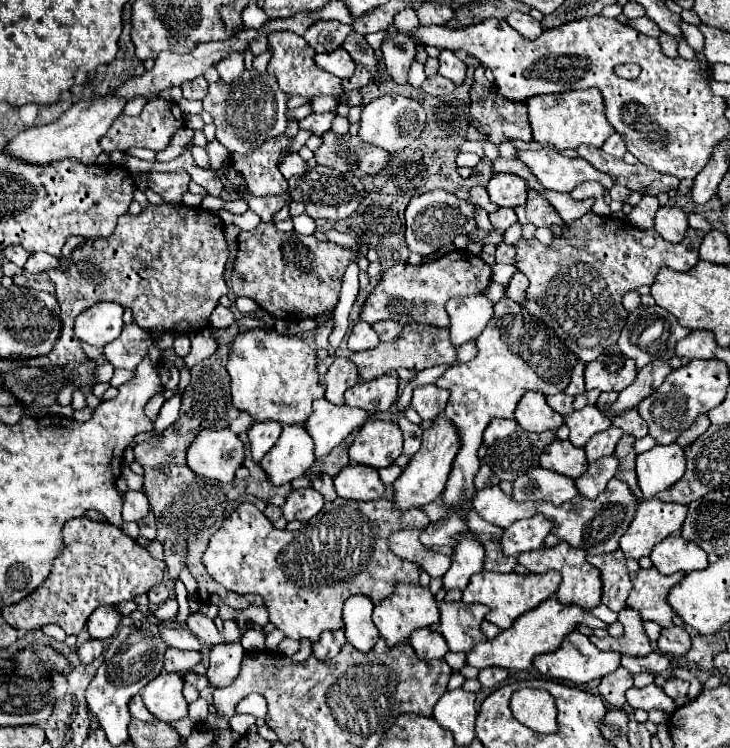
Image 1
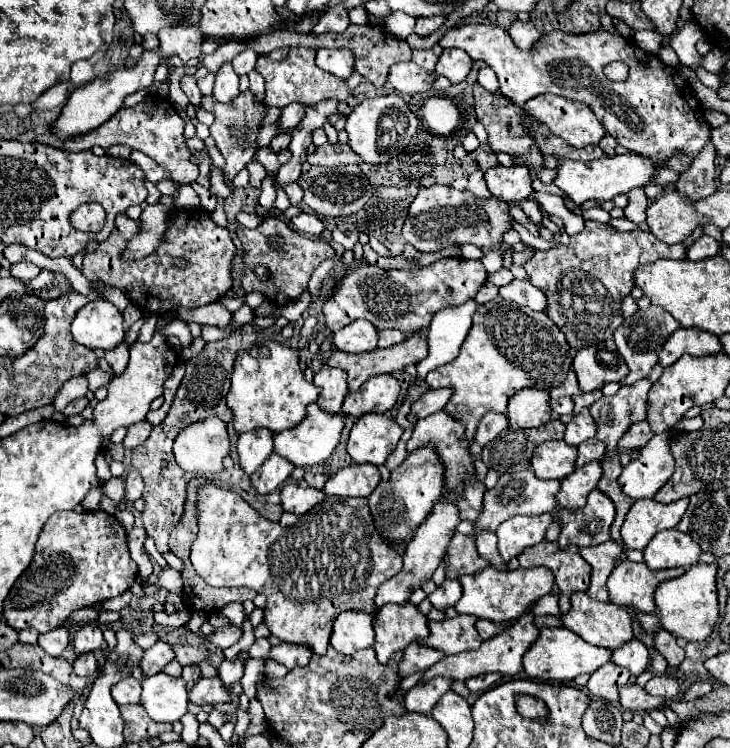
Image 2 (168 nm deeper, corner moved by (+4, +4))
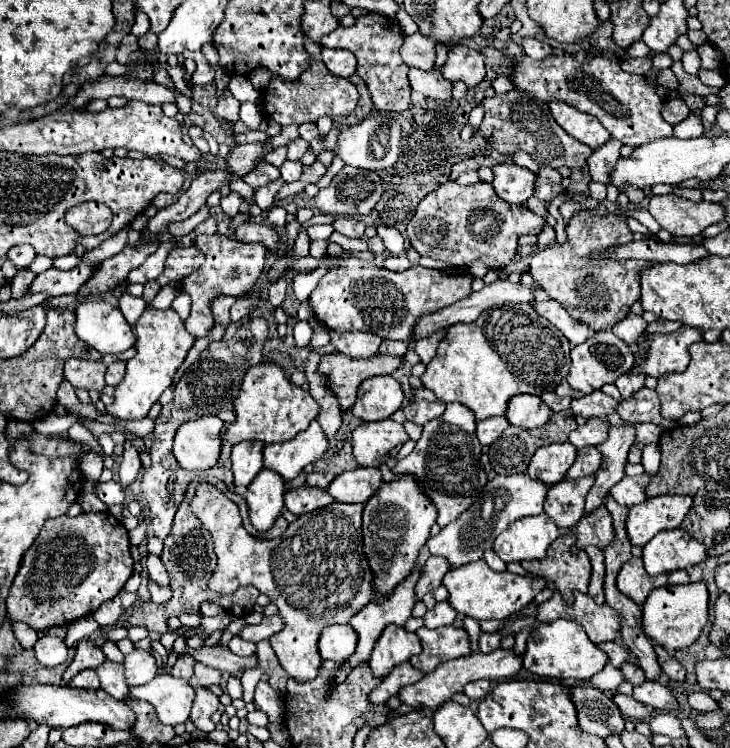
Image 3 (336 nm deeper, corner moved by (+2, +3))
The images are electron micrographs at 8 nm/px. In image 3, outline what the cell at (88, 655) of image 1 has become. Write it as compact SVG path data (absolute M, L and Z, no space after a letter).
M85 670L85 672L81 672L79 676L75 676L71 680L71 686L73 688L85 688L85 690L97 690L99 688L99 680L97 680L93 670Z

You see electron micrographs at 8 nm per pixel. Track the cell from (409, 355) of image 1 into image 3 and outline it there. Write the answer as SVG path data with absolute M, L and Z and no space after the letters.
M337 352L323 356L317 366L317 372L327 376L329 390L337 396L341 412L345 412L355 404L355 392L363 380L381 374L393 374L401 362L403 360L395 356L383 356L383 354L357 360Z

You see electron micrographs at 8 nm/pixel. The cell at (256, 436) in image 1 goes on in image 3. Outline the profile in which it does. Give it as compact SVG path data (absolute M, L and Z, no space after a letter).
M237 444L233 446L231 452L231 470L233 470L233 478L235 478L235 486L249 486L251 480L259 474L259 470L263 468L261 464L261 452L263 452L263 444Z

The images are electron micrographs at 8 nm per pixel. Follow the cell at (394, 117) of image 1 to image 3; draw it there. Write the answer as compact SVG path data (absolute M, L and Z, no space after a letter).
M377 112L375 116L365 118L361 124L351 126L339 134L335 156L339 156L347 166L370 171L385 170L397 162L399 140L401 140L401 124L397 116Z

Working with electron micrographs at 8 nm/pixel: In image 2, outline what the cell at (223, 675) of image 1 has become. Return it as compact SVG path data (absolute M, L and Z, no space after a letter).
M203 677L191 689L189 701L193 701L195 705L205 705L205 703L215 705L221 701L231 701L231 695L227 693L227 689L219 677Z

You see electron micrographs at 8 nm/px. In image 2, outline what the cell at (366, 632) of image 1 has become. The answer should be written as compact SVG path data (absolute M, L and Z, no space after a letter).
M343 611L333 623L331 647L343 655L373 647L373 619L365 611Z

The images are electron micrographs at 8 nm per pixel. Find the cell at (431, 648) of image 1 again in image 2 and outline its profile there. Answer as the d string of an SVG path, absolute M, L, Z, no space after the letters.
M411 643L407 649L405 649L405 655L403 655L403 663L399 663L399 675L401 677L409 677L411 673L415 671L421 671L421 669L427 669L431 665L435 665L439 659L443 659L445 655L441 651L433 651L431 647L427 645L421 645L421 643Z

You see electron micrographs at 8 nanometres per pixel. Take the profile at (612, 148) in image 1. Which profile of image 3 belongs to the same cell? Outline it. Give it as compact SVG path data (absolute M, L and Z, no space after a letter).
M609 140L607 144L603 144L601 148L597 148L587 160L589 173L595 182L603 182L609 184L609 174L613 172L617 160L619 160L619 152L621 152L621 142L619 140Z

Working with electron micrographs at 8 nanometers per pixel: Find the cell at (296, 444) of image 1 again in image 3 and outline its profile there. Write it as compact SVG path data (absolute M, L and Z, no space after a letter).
M265 468L249 484L249 490L245 494L249 506L249 520L259 532L267 532L273 528L277 516L283 510L283 494L285 486L281 476Z

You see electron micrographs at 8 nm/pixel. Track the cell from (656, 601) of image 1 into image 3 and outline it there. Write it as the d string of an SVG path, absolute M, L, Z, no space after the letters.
M631 558L619 572L617 576L617 588L637 602L639 606L645 602L645 598L651 594L651 590L661 588L665 584L689 584L689 574L687 570L675 570L659 576L649 576L643 568L641 558Z

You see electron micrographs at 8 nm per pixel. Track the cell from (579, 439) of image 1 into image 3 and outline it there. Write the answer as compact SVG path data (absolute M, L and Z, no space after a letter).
M589 418L585 426L579 426L577 430L573 430L569 434L569 442L577 450L581 450L585 446L599 446L599 444L603 444L607 440L607 436L609 436L609 426L603 420L599 420L599 418Z

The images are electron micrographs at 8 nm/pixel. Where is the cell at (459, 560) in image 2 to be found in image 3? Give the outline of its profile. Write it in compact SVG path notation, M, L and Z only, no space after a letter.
M429 556L423 564L423 570L421 570L421 576L417 580L417 586L415 586L415 594L417 594L417 602L427 594L427 592L433 592L437 586L441 586L441 580L443 576L449 572L449 562L439 558L439 556Z

